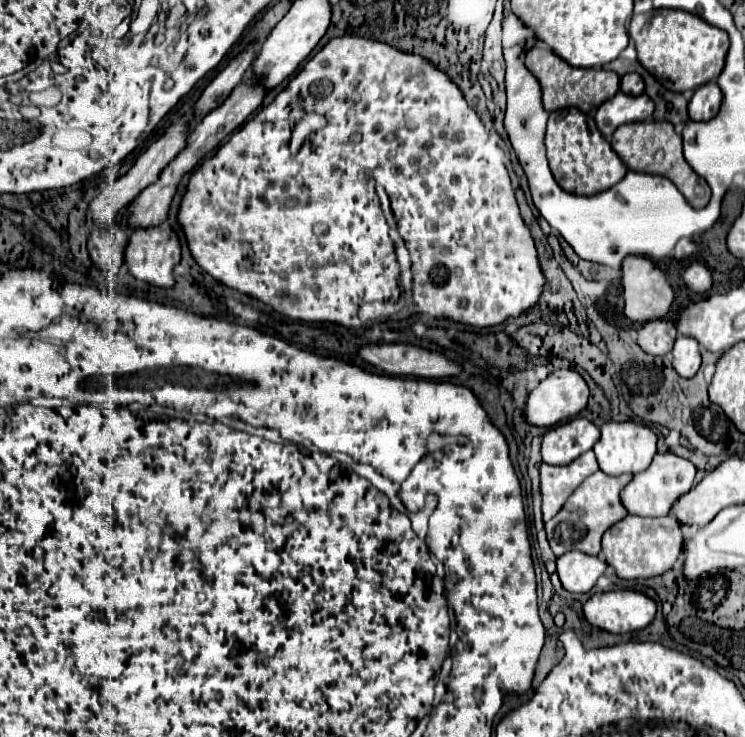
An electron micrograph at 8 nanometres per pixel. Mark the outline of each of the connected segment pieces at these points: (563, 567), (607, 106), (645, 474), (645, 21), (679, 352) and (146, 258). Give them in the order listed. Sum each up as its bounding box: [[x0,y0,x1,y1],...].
[[557,552,607,592],[595,92,655,140],[621,454,695,518],[629,8,729,92],[673,336,701,378],[125,228,181,288]]

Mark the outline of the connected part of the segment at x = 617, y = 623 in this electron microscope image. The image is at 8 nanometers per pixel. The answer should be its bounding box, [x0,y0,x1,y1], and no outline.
[583,590,657,634]

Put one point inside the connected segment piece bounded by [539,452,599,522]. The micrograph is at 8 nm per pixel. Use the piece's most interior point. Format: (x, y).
(557, 482)

